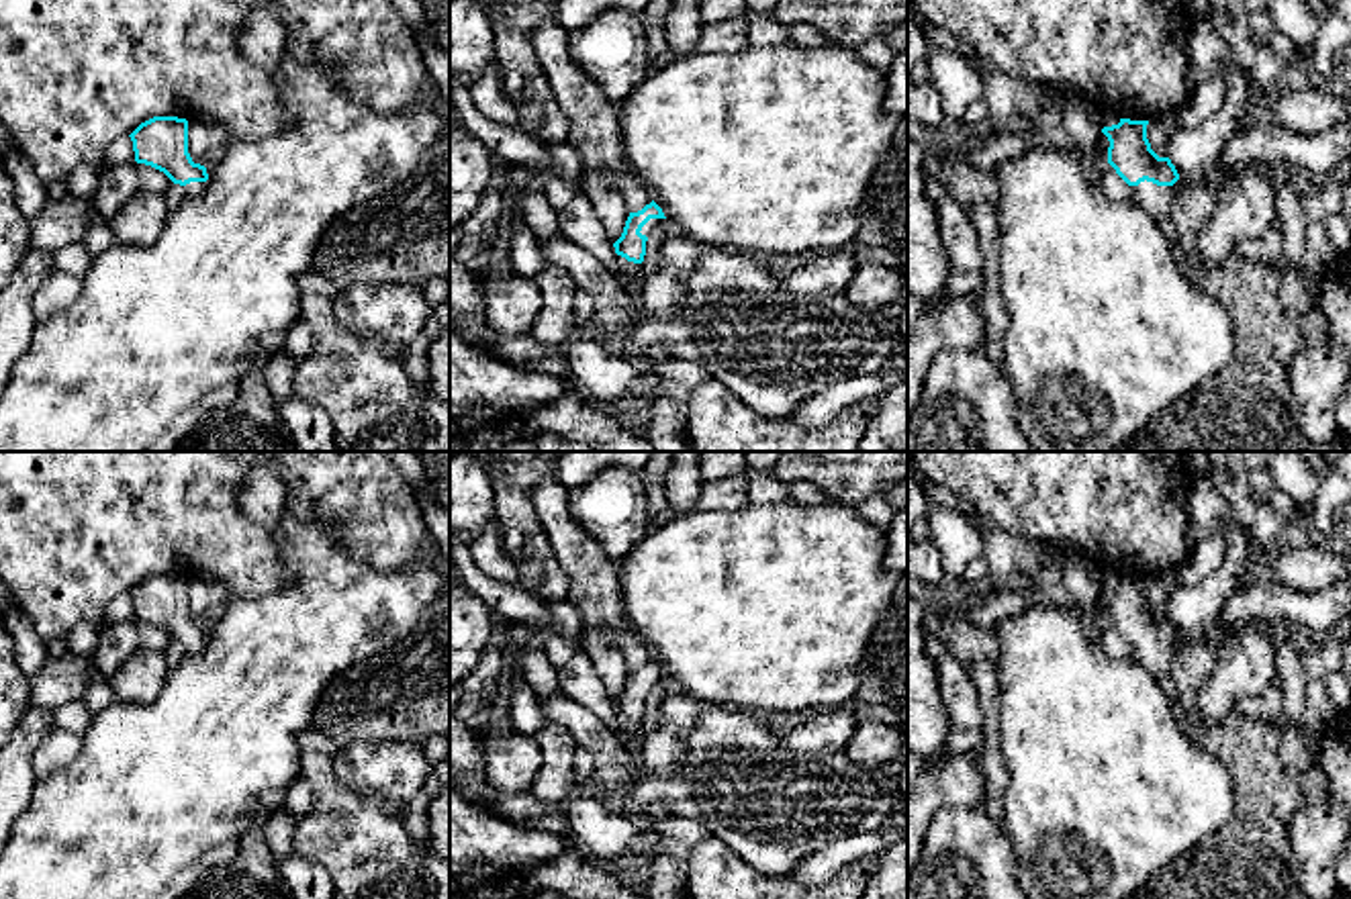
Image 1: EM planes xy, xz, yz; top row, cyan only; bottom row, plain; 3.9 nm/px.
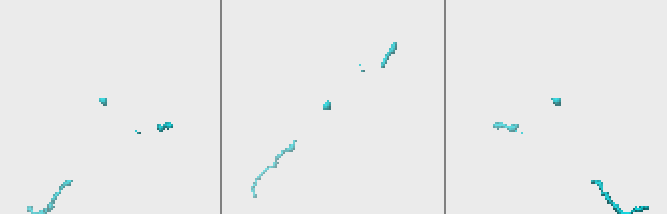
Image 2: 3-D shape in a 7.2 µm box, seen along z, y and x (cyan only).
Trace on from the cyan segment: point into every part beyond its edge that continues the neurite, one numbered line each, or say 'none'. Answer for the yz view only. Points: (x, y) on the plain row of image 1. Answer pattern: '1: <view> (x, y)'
1: yz (1155, 658)

